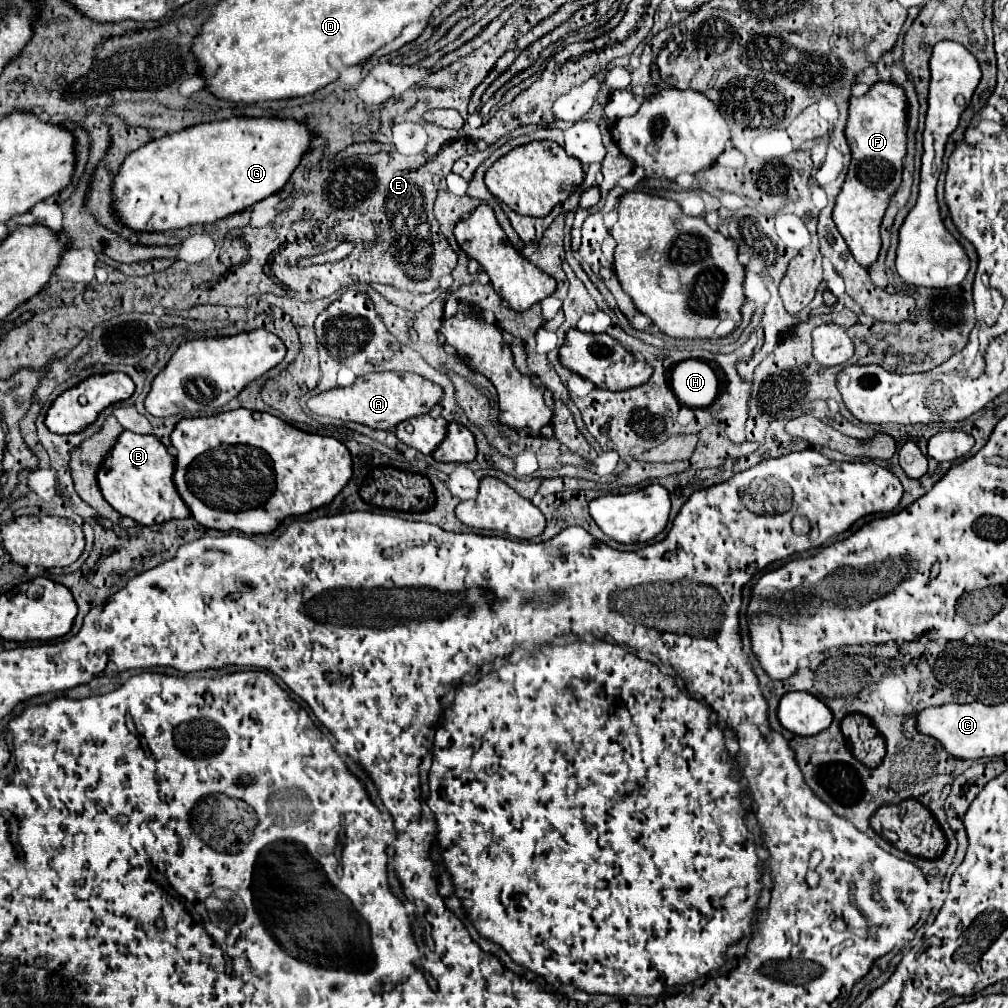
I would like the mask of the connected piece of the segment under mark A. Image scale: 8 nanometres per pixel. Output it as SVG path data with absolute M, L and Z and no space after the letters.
M370 373L358 377L348 387L336 387L324 393L318 393L308 399L308 409L316 415L344 419L344 421L356 421L374 429L392 429L404 419L418 417L430 413L430 409L440 401L442 387L436 383L430 383L428 379L422 379L414 373Z

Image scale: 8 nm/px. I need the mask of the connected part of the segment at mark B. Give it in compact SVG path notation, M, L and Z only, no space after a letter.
M122 431L102 461L96 479L102 497L124 517L134 519L138 525L156 525L168 519L184 519L190 515L186 503L174 489L174 463L176 459L154 435L138 435Z

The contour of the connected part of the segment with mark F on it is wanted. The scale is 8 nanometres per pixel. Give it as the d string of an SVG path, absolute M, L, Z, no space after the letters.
M878 81L868 93L848 101L848 121L844 129L852 161L846 181L836 197L834 223L850 253L862 267L870 267L880 251L880 223L890 197L902 181L902 159L906 155L906 95L904 89Z

